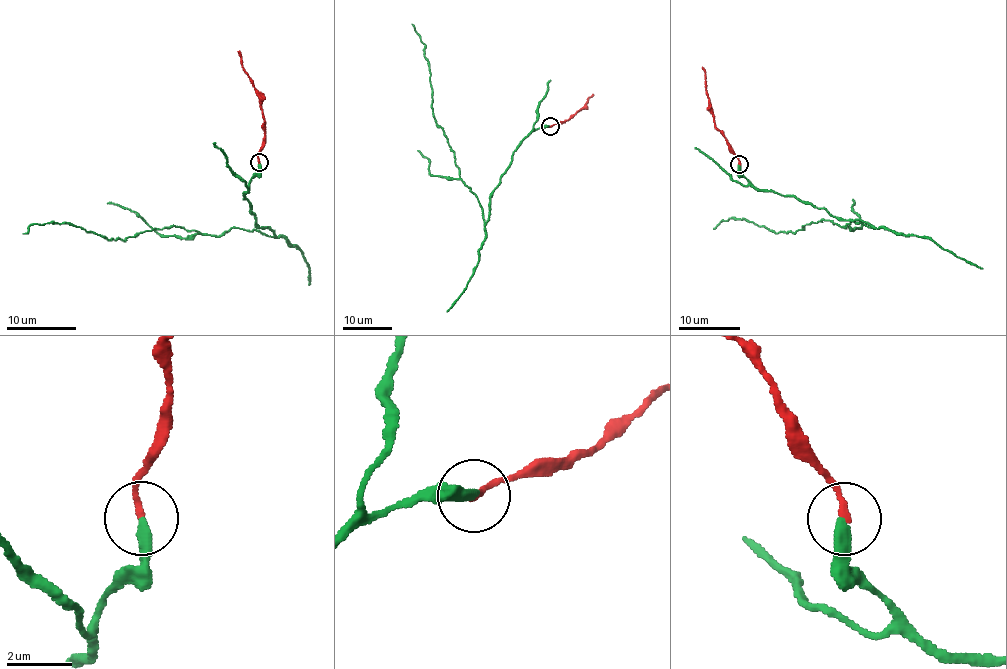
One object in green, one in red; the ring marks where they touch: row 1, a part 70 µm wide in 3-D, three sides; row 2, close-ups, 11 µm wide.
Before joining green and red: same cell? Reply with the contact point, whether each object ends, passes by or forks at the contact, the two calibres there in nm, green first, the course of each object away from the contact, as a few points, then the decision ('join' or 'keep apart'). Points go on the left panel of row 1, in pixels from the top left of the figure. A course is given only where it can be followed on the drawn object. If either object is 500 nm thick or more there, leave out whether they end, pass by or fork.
(259, 162) | green ends | red ends | 360/190 nm | green via (259, 162), (244, 198), (271, 236), (172, 226), (108, 240), (50, 222), (23, 234) | red via (259, 162), (264, 131), (260, 92), (244, 69), (239, 50) | join

